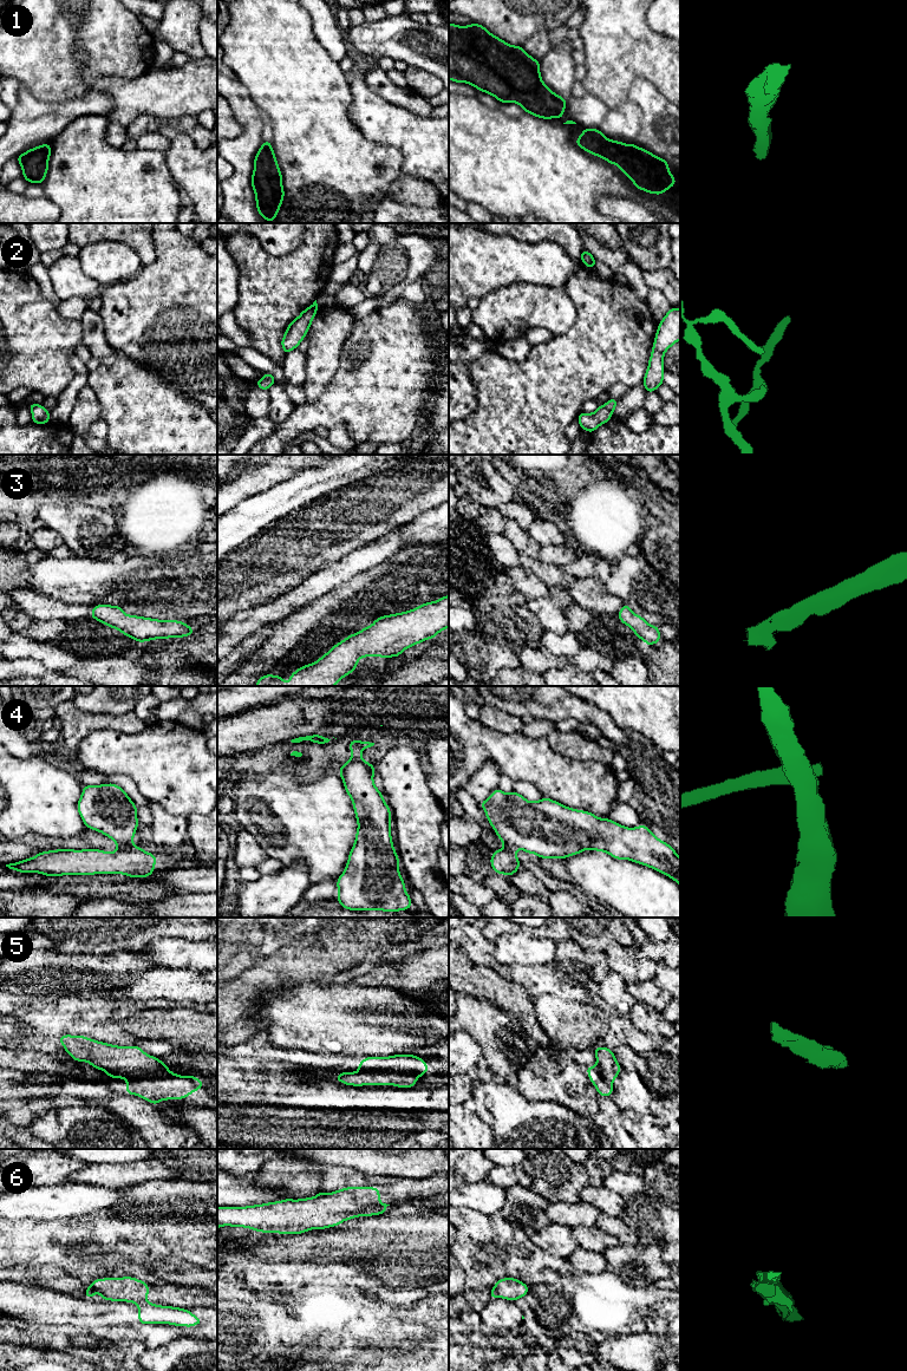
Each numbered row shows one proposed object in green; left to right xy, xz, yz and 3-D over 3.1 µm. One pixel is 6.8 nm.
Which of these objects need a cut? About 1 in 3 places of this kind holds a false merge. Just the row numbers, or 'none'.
4, 6

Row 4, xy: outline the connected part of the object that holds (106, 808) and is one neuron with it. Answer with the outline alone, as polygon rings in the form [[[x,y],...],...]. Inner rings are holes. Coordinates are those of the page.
[[[84,785],[77,809],[86,828],[110,837],[118,848],[133,847],[137,807],[119,785]]]

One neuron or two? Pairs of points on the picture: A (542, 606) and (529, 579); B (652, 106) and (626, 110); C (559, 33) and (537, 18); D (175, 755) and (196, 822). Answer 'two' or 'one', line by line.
A: two
B: two
C: two
D: two

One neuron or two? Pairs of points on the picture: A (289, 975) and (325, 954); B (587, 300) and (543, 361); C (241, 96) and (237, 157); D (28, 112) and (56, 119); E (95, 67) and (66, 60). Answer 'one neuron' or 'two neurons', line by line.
A: one neuron
B: one neuron
C: one neuron
D: one neuron
E: one neuron

